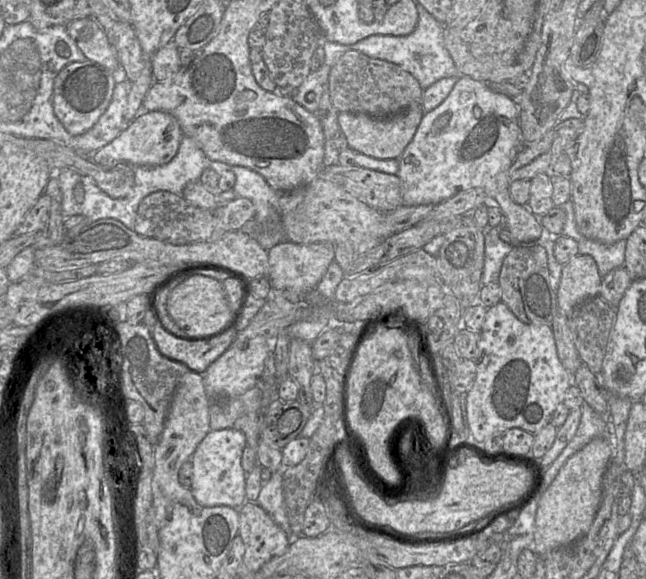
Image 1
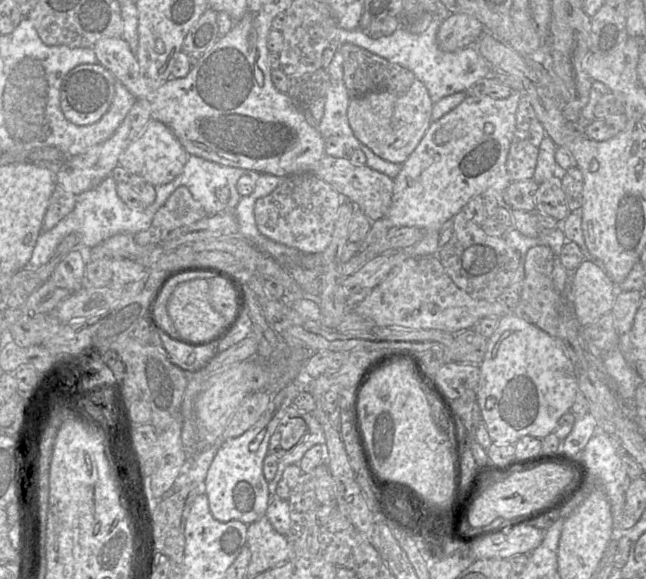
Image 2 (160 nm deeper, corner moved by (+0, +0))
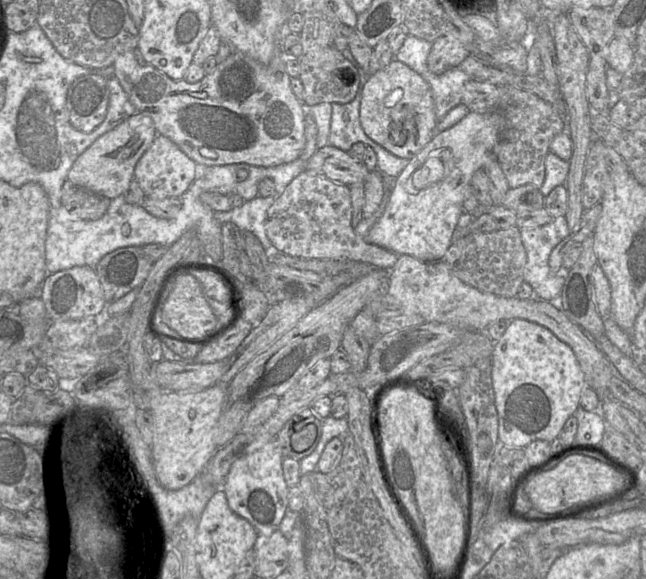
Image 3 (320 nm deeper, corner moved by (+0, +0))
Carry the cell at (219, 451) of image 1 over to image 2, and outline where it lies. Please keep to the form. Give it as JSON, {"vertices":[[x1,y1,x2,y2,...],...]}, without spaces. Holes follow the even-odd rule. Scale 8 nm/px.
{"vertices":[[298,374,297,380,284,383,279,389,271,388,271,400,261,418,242,435,225,441,218,449,204,481,209,509,216,520,238,520,249,525,265,516,271,495,268,481,263,475,263,461,268,454,269,440,284,411,293,405,294,399,305,389,305,384,300,382,301,374]]}

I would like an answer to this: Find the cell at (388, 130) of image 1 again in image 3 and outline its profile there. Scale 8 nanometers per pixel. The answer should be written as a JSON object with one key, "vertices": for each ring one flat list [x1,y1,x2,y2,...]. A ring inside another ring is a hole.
{"vertices":[[396,59,371,74,362,89,360,123,364,132,399,158,410,160,414,157,431,140,437,122,429,84]]}

